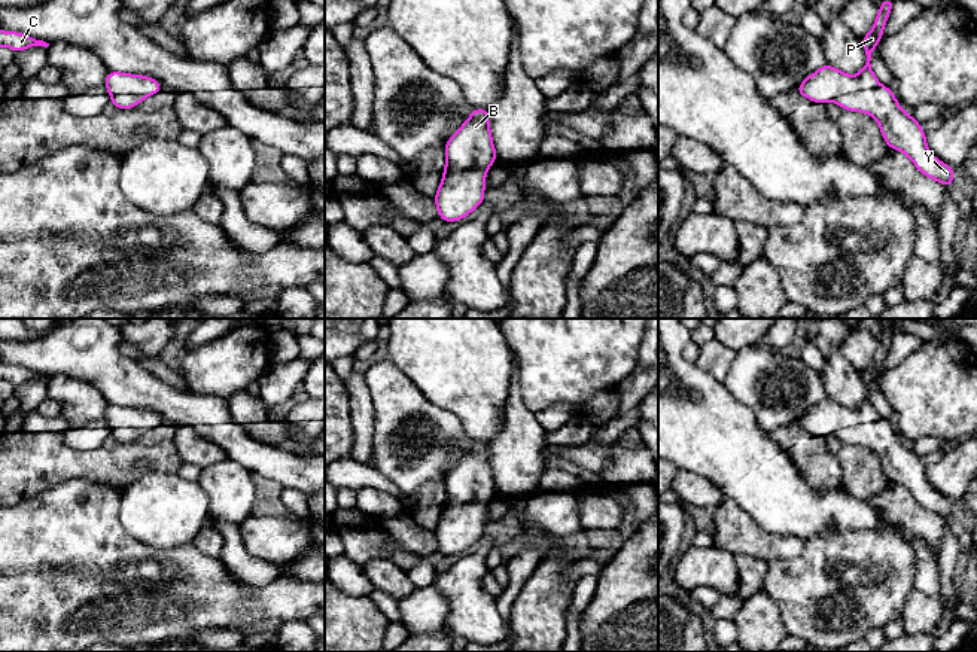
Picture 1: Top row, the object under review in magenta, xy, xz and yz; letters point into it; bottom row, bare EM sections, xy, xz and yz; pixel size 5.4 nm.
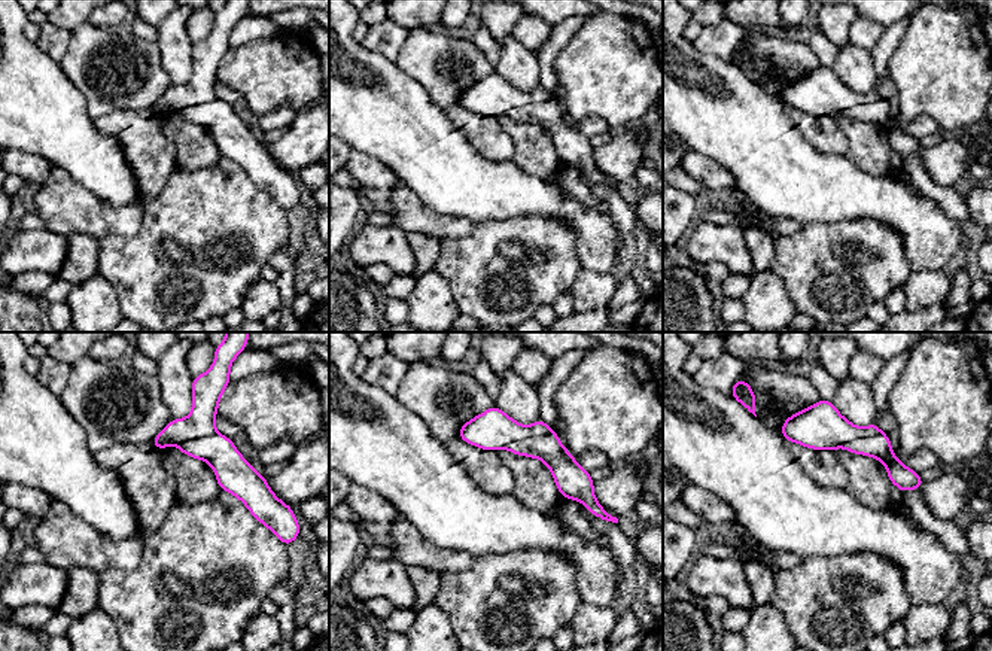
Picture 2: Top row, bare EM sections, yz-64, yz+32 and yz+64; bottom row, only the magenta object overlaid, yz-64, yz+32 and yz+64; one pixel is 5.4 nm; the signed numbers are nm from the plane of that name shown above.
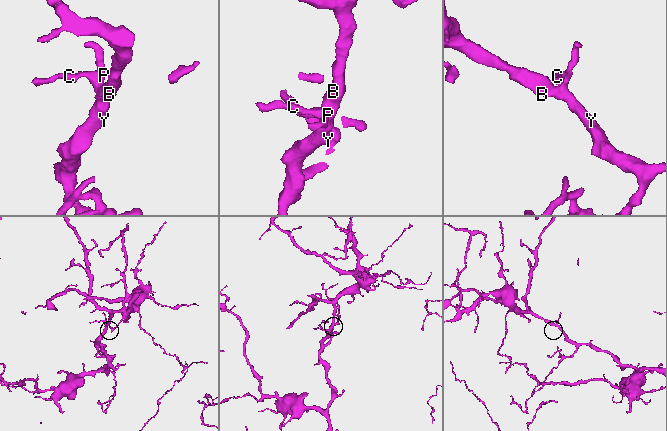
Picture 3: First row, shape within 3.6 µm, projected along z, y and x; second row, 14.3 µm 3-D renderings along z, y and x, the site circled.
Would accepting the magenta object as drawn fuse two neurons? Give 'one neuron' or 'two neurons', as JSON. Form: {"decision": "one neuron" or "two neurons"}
{"decision": "one neuron"}

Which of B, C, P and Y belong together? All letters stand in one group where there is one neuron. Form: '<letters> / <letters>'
B C P Y

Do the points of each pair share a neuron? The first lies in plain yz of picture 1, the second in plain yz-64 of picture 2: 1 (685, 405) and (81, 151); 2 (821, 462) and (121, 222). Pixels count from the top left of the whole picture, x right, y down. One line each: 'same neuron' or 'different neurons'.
1: same neuron
2: same neuron

